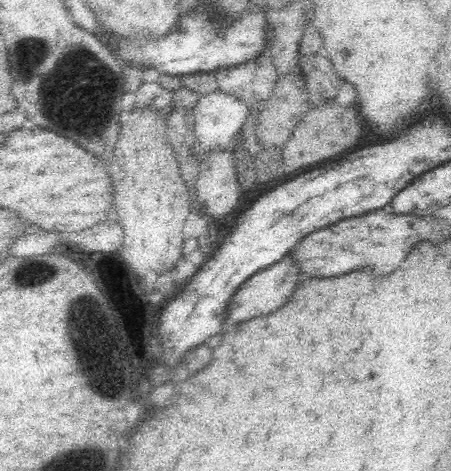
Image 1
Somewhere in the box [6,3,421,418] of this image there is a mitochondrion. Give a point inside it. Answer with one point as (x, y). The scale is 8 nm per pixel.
(68, 95)

